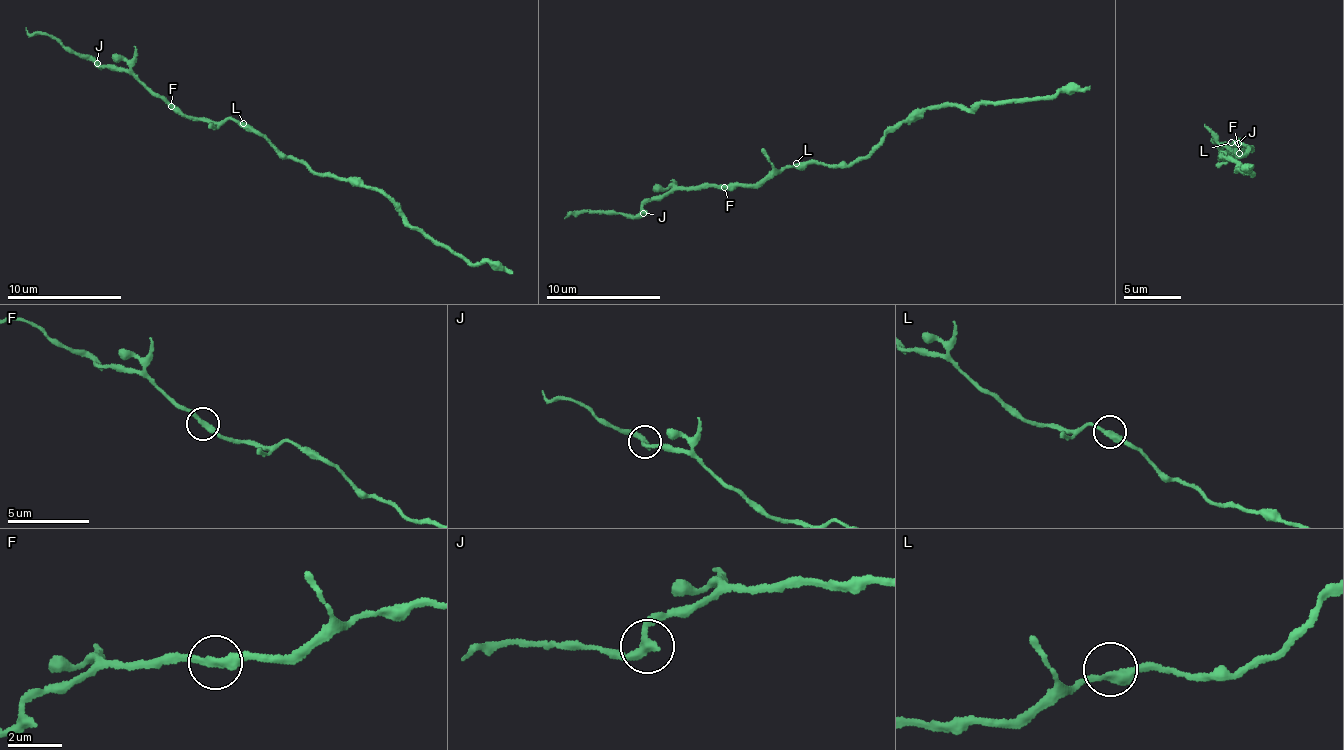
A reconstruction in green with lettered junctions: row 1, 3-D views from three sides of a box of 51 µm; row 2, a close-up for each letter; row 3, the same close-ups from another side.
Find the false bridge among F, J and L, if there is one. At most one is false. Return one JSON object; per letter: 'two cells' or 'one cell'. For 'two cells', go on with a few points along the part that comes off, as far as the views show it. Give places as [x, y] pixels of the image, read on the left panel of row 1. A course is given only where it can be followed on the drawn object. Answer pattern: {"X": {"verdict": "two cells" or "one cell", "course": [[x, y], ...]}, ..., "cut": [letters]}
{"F": {"verdict": "one cell"}, "J": {"verdict": "one cell"}, "L": {"verdict": "one cell"}, "cut": []}

